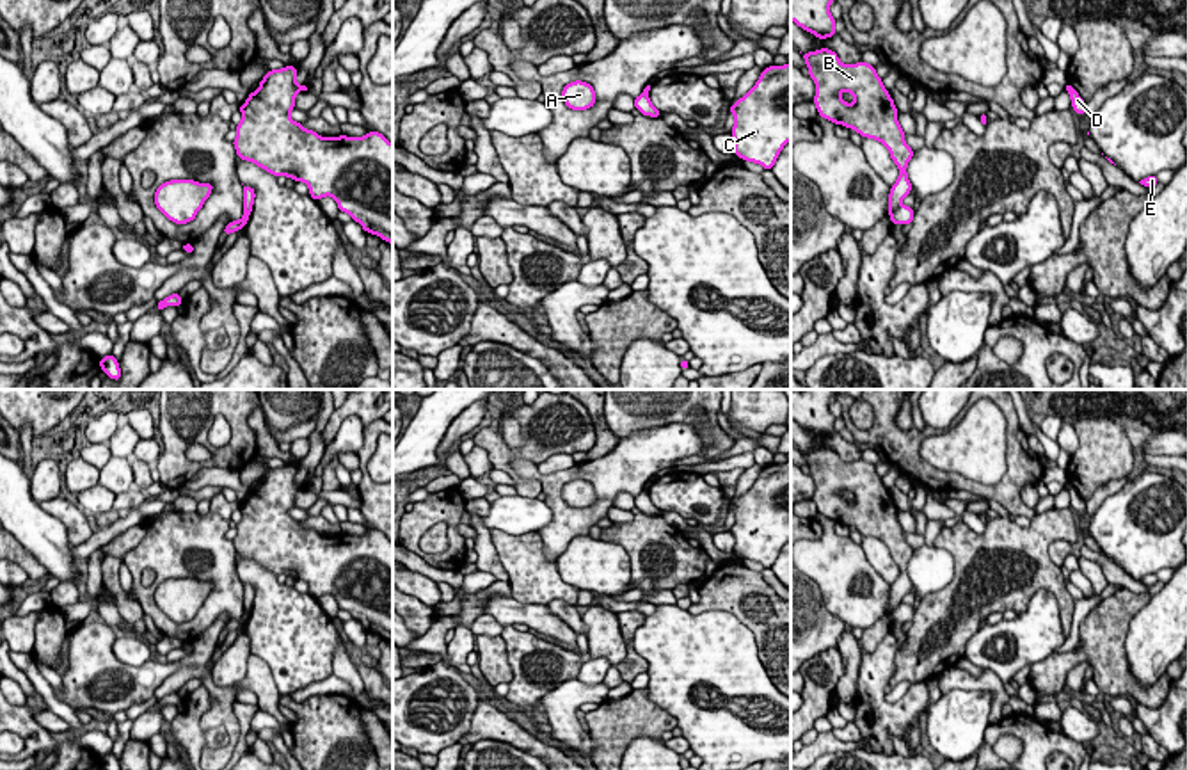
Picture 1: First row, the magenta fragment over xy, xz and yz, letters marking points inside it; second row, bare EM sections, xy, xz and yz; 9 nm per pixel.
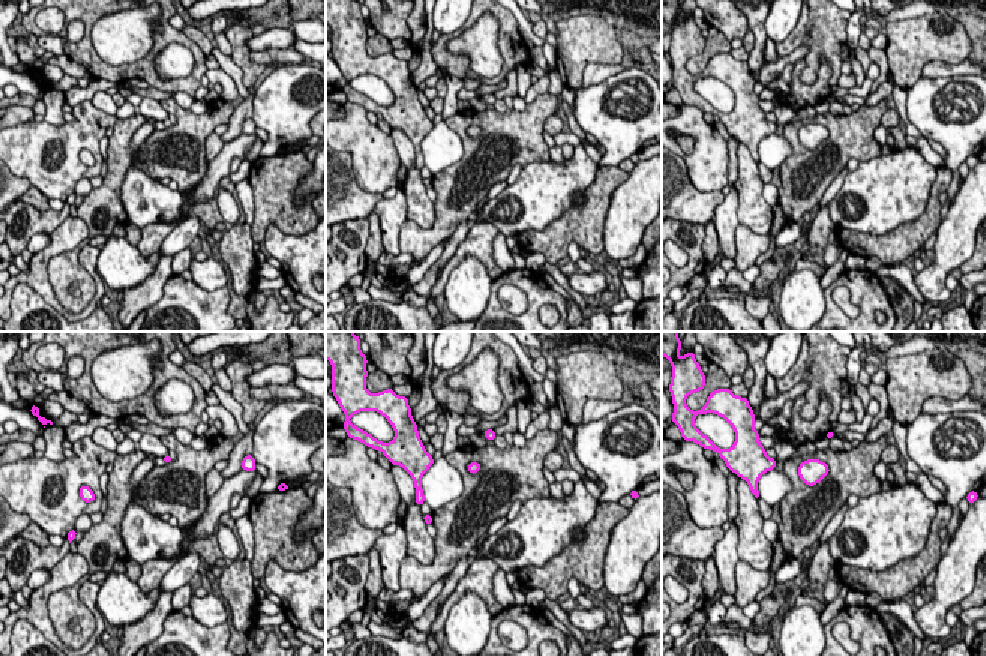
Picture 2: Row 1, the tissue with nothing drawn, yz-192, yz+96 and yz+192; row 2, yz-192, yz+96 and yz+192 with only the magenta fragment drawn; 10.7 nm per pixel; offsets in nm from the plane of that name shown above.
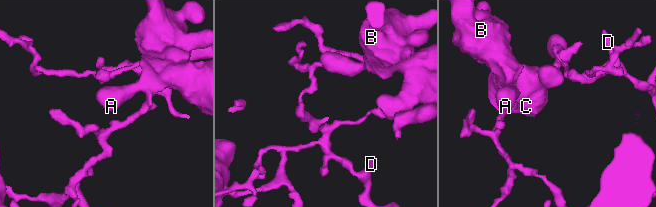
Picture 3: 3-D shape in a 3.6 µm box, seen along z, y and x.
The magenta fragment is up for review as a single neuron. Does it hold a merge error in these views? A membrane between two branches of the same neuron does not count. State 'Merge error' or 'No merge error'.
Merge error

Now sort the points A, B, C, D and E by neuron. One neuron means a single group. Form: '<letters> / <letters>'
A B C / D E

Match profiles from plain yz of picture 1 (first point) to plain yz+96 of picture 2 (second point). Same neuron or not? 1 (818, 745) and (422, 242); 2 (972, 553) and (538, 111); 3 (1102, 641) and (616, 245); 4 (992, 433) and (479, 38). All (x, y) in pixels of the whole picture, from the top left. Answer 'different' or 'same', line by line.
1: different
2: same
3: different
4: same

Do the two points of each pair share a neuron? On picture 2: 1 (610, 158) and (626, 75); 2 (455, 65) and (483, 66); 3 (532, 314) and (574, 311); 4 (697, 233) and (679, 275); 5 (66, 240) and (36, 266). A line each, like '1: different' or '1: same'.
1: same
2: different
3: different
4: same
5: same

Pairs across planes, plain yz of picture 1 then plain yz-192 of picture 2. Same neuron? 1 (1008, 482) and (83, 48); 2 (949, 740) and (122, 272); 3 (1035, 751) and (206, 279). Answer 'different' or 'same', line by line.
1: same
2: same
3: different

